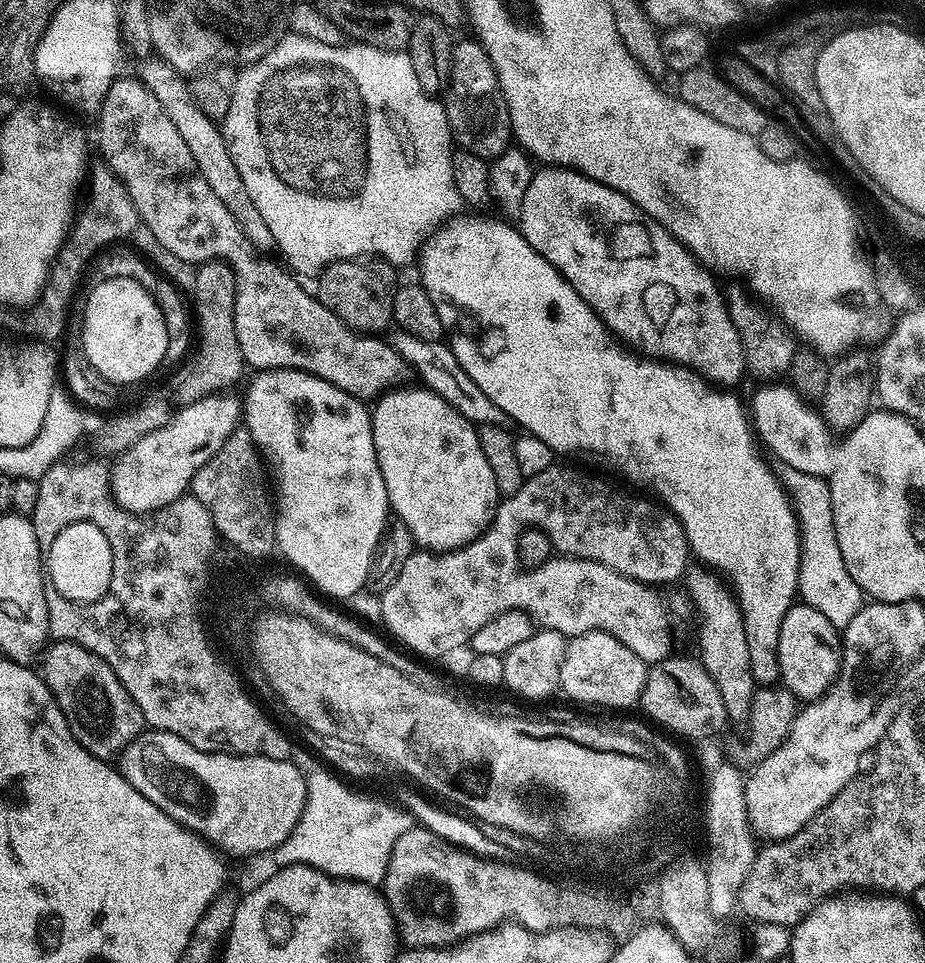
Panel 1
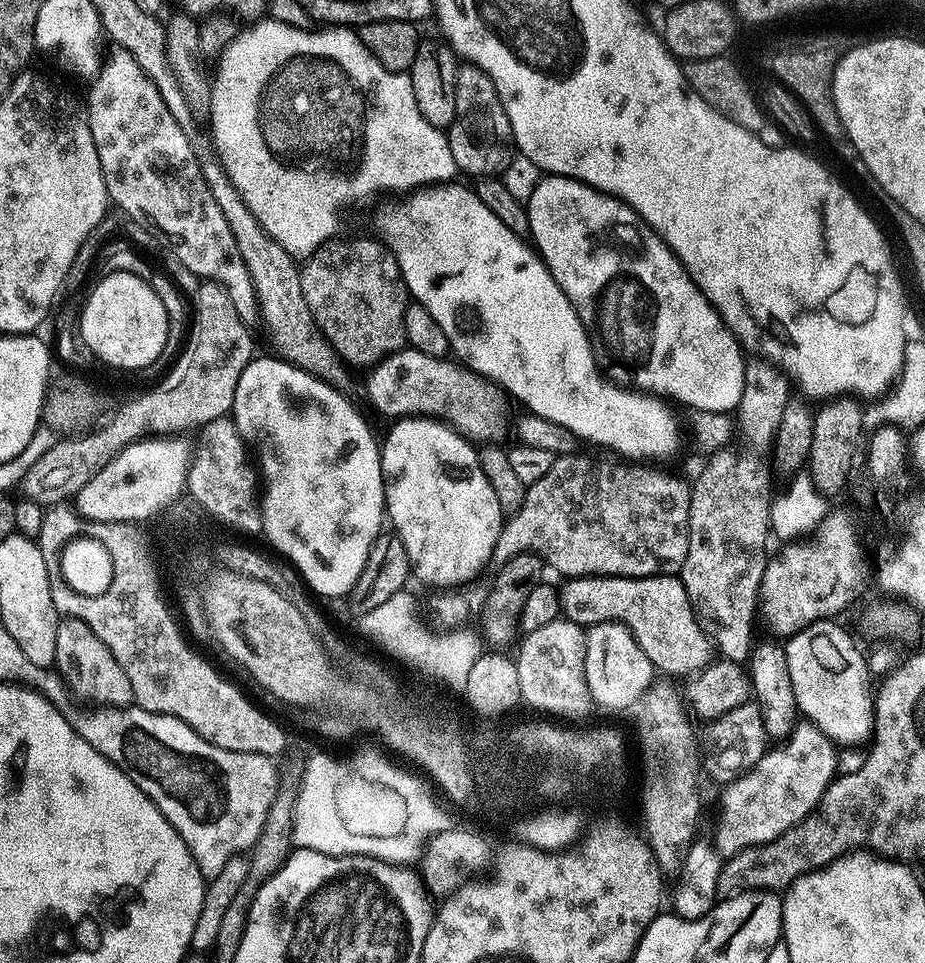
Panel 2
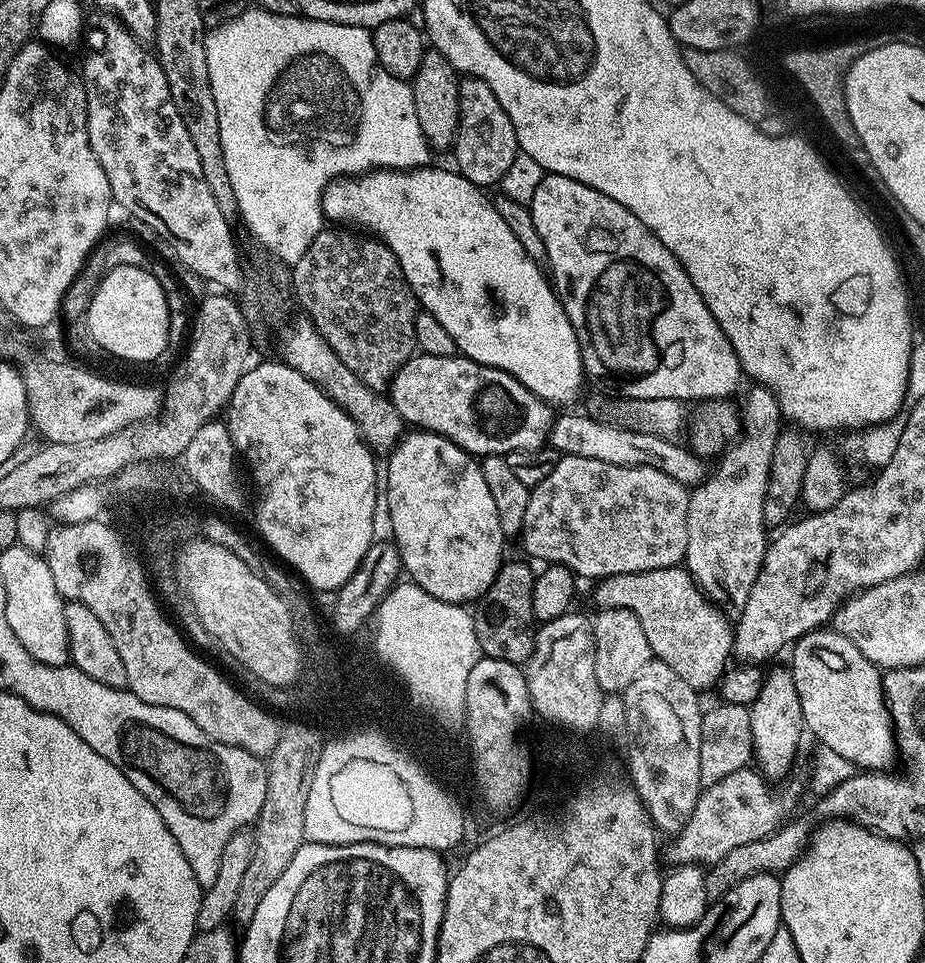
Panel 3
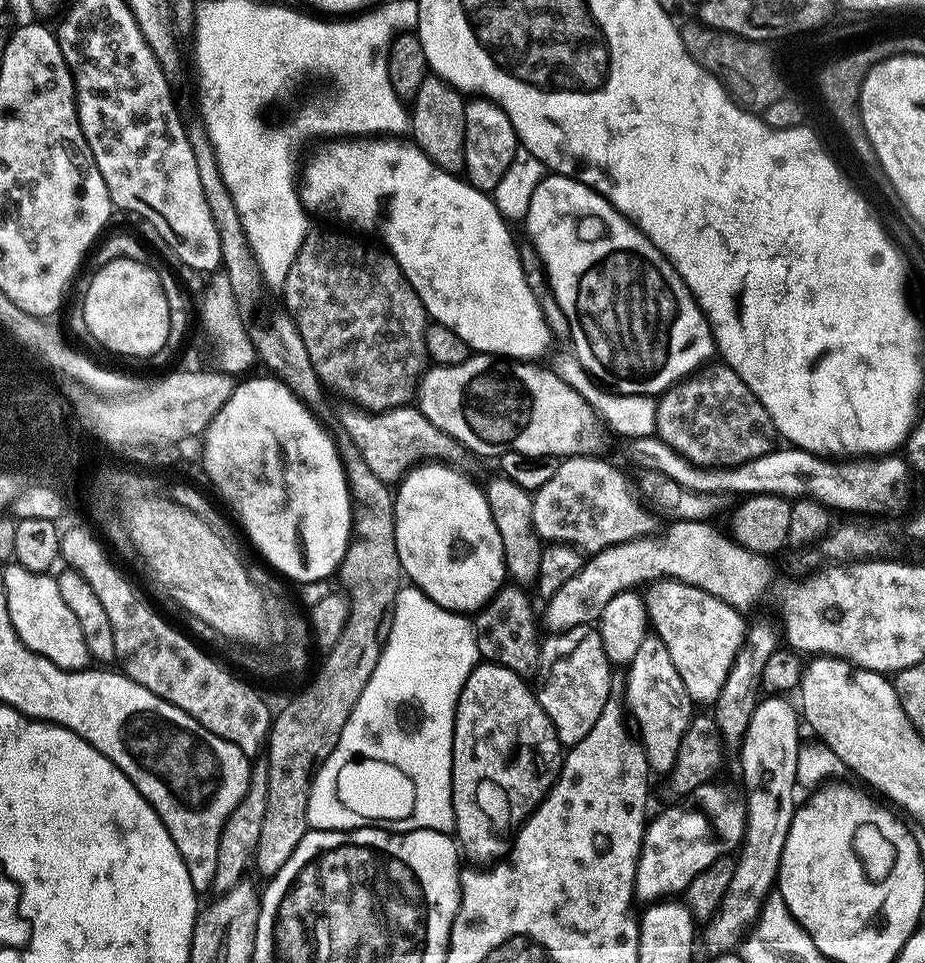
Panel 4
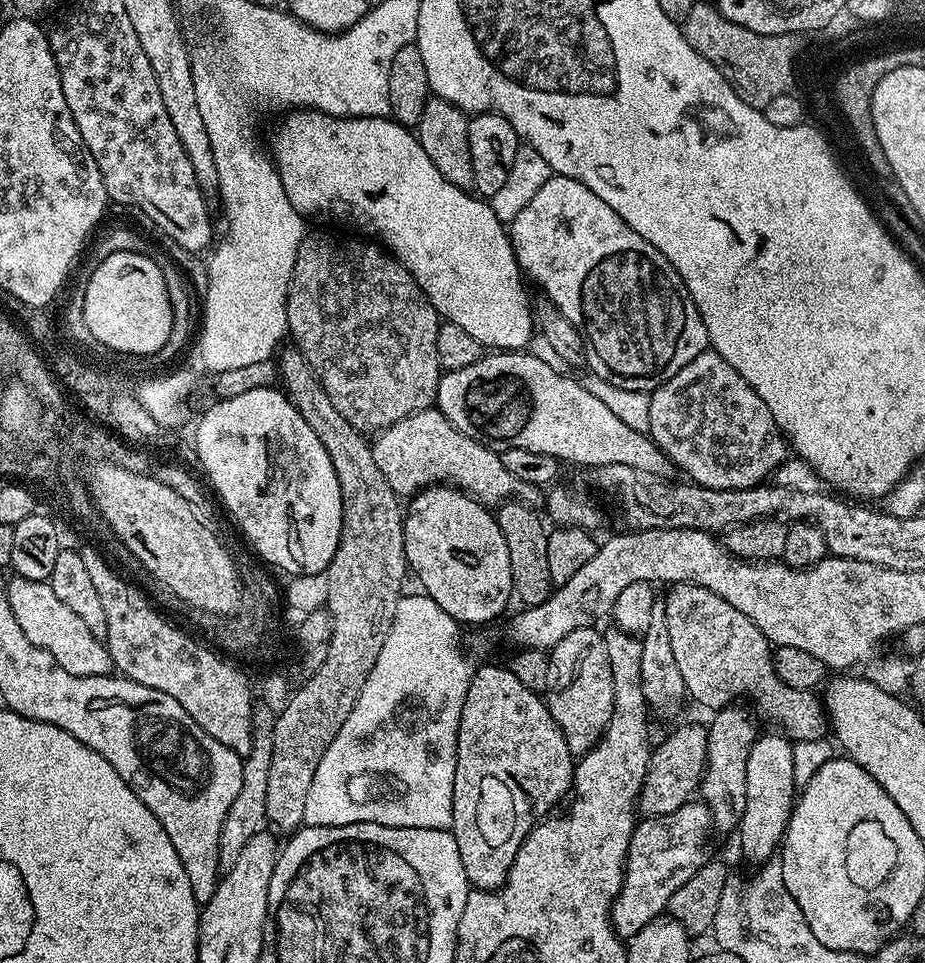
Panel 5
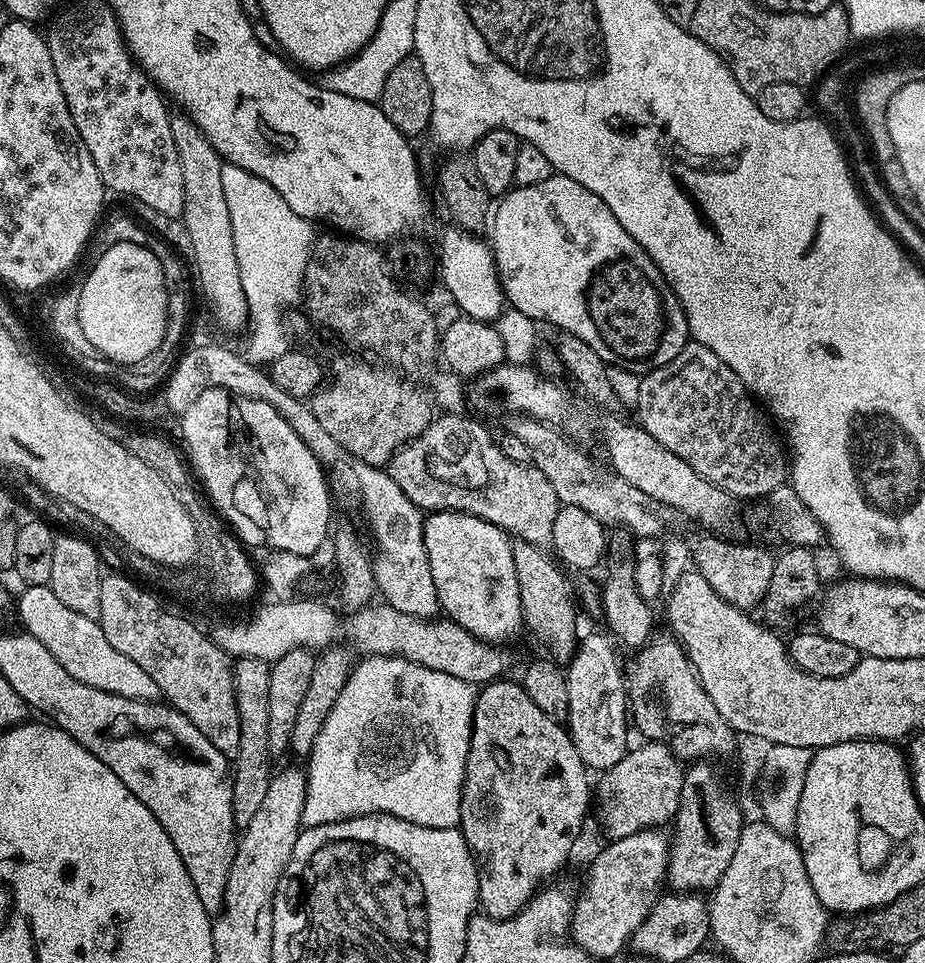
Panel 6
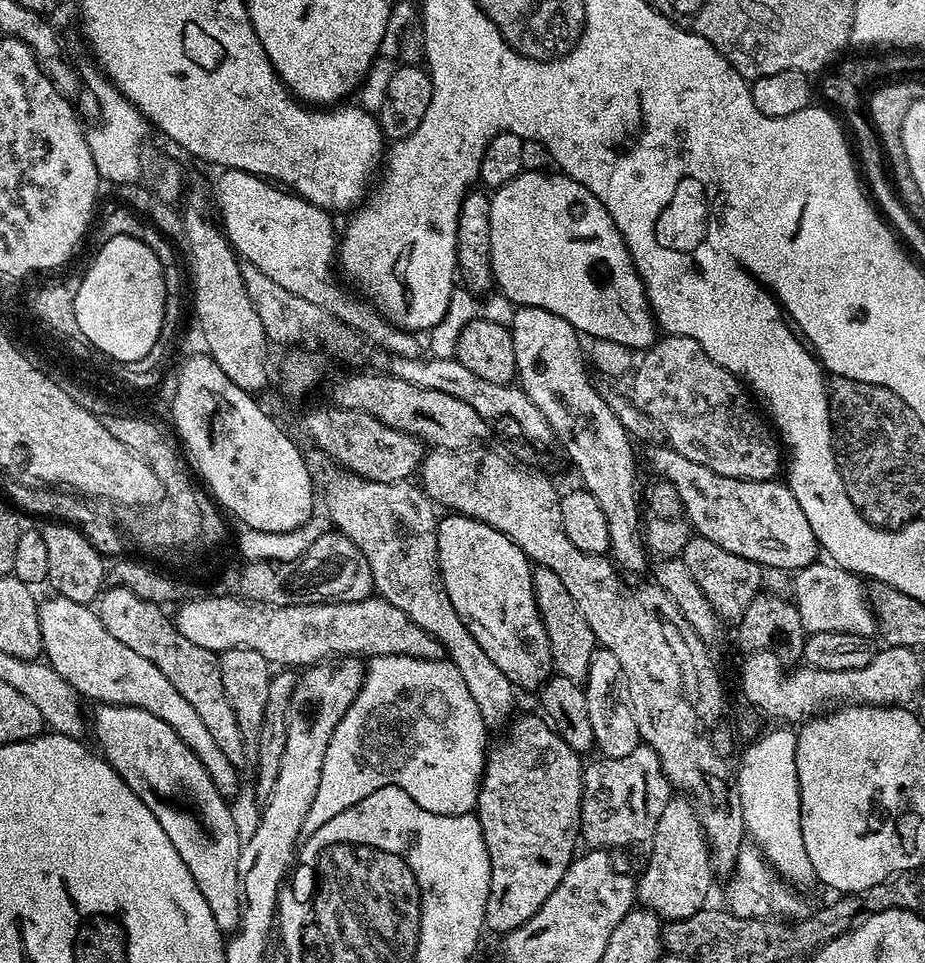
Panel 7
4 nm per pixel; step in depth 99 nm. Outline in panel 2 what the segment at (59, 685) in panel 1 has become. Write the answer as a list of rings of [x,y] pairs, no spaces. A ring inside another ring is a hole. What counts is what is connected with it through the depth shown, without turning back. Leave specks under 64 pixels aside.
[[[61,619],[58,638],[54,638],[55,671],[65,689],[84,704],[100,704],[104,710],[121,710],[133,703],[130,678],[118,666],[118,660],[104,642],[80,620]]]

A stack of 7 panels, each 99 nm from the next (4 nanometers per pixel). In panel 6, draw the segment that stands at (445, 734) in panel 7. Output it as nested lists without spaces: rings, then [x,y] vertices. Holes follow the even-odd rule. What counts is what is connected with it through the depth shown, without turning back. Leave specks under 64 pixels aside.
[[[368,656],[353,667],[338,702],[330,710],[306,757],[306,806],[302,825],[313,828],[384,812],[423,828],[454,828],[460,823],[466,758],[470,754],[477,689],[462,678],[418,666],[400,656]]]

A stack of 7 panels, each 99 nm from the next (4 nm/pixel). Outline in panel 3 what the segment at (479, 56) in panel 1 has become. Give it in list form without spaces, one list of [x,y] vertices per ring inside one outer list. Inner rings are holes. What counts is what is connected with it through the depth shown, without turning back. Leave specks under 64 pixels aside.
[[[464,76],[460,80],[458,130],[451,151],[456,152],[455,167],[460,175],[481,190],[488,190],[491,184],[499,185],[520,152],[516,131],[506,110],[502,110],[502,102],[494,98],[494,90],[490,90],[490,86],[477,76]]]

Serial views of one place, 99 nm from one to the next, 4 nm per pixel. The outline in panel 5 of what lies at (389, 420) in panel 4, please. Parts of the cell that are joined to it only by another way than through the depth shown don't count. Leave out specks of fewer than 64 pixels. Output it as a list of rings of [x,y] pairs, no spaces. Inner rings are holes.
[[[433,406],[410,414],[389,428],[384,428],[371,441],[374,466],[382,470],[382,478],[401,498],[411,498],[429,486],[451,486],[485,506],[496,506],[502,498],[519,498],[523,503],[535,505],[535,483],[520,480],[506,466],[502,466],[500,452],[479,444],[474,438],[462,434]]]

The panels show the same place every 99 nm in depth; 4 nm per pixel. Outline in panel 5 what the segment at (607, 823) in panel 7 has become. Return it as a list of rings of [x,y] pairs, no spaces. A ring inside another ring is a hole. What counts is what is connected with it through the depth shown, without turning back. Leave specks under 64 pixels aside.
[[[684,724],[676,728],[659,745],[655,745],[648,773],[640,788],[638,808],[644,816],[661,816],[678,810],[697,795],[700,779],[704,777],[706,762],[707,727],[701,724]]]

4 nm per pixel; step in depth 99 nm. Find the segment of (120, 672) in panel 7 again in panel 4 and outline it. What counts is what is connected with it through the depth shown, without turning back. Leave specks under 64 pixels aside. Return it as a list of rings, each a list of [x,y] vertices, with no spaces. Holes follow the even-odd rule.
[[[15,562],[5,563],[3,568],[2,586],[6,590],[10,622],[21,642],[68,672],[87,669],[90,657],[82,638],[82,626],[78,626],[78,618],[74,618],[70,606],[62,602],[62,590],[58,590],[56,576],[48,572],[31,572]]]

